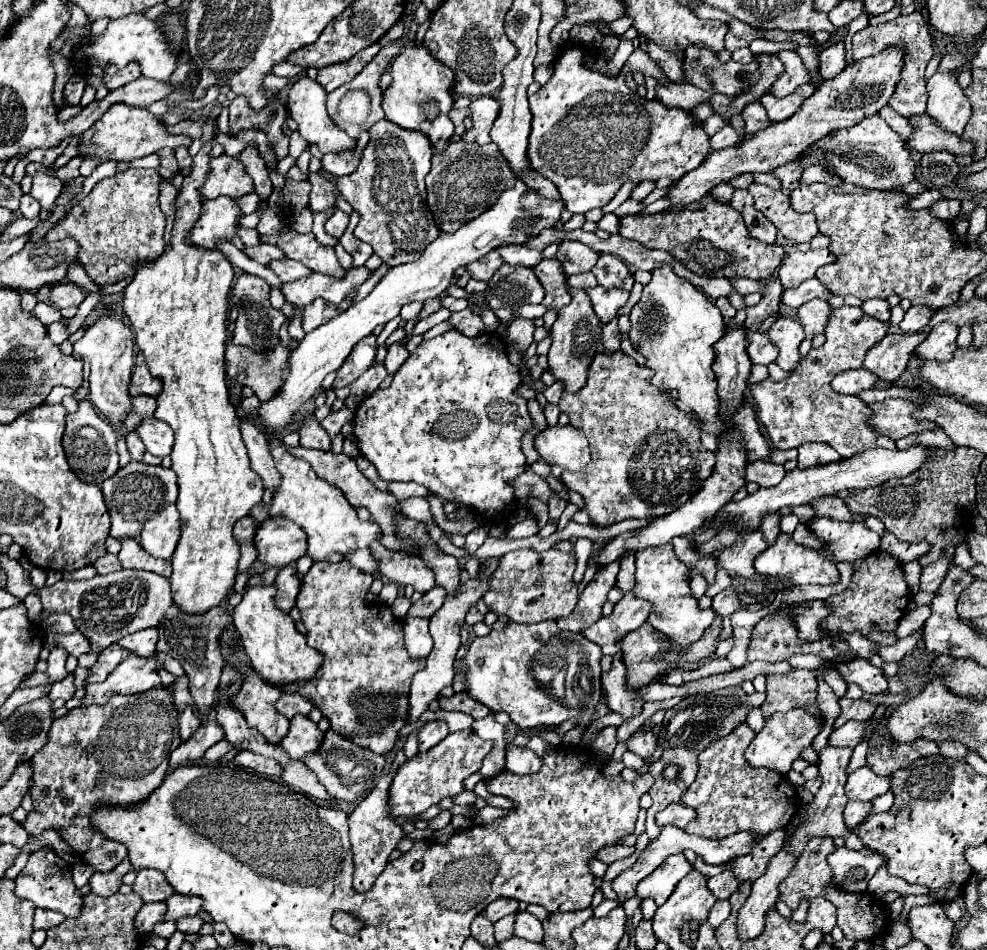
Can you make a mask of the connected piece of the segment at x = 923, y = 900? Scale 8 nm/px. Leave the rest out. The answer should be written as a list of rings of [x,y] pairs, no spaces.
[[[903,896],[903,897],[904,897],[904,906],[901,912],[901,916],[906,923],[909,910],[911,910],[911,908],[915,908],[915,906],[927,906],[927,904],[937,904],[933,896]]]

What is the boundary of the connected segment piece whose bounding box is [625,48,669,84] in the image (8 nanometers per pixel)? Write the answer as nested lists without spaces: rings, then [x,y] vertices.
[[[637,48],[637,50],[631,54],[631,58],[627,60],[625,72],[643,72],[645,76],[657,78],[657,82],[663,82],[663,84],[669,82],[669,80],[663,76],[663,72],[659,70],[659,66],[655,66],[655,62],[649,58],[649,54],[643,52],[641,48]]]

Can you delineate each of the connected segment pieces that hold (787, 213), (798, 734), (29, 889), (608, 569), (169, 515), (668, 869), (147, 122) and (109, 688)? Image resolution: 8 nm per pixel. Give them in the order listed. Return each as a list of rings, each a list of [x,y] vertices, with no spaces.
[[[751,184],[749,194],[755,200],[755,208],[761,210],[791,242],[811,242],[811,238],[819,232],[815,224],[815,214],[795,212],[789,204],[789,196],[785,196],[783,192],[763,184]]]
[[[793,708],[789,712],[779,712],[765,720],[763,730],[755,736],[751,746],[745,752],[745,758],[751,766],[763,766],[769,770],[775,770],[779,774],[787,774],[791,770],[791,764],[799,758],[799,752],[807,748],[807,744],[813,742],[813,738],[821,732],[823,720],[807,716],[803,708]]]
[[[43,848],[39,852],[33,852],[29,862],[25,864],[25,868],[21,870],[21,874],[15,880],[17,884],[15,894],[19,898],[31,900],[37,908],[61,912],[65,918],[77,918],[83,908],[83,896],[79,894],[79,888],[75,886],[69,870],[71,870],[69,864],[63,858],[59,858],[53,852],[53,848]]]
[[[619,560],[601,566],[601,570],[595,574],[595,578],[581,594],[575,612],[571,612],[567,618],[559,618],[557,626],[563,630],[581,632],[589,624],[595,624],[601,618],[601,608],[607,602],[609,590],[615,586],[617,572],[619,572]]]
[[[169,503],[165,508],[149,518],[139,534],[141,546],[157,558],[171,558],[177,542],[181,538],[181,516],[177,512],[176,503]]]
[[[683,854],[669,856],[657,870],[653,870],[643,882],[637,884],[637,896],[653,898],[657,906],[661,906],[667,896],[675,890],[675,884],[691,870],[693,866],[687,862]]]
[[[115,104],[111,106],[103,118],[93,124],[93,128],[89,128],[87,132],[83,132],[79,142],[79,152],[83,158],[87,156],[99,156],[101,160],[117,160],[117,162],[131,162],[135,158],[145,158],[149,154],[155,154],[157,150],[169,146],[169,148],[179,148],[191,146],[191,138],[185,134],[173,136],[165,130],[165,122],[157,116],[153,116],[151,112],[143,110],[143,108],[131,108],[127,104]]]
[[[131,654],[125,658],[105,682],[99,684],[89,684],[87,686],[87,696],[83,698],[85,704],[103,704],[109,696],[113,694],[137,694],[137,692],[147,692],[149,688],[155,688],[161,684],[159,670],[163,664],[155,658],[143,658],[137,654]]]

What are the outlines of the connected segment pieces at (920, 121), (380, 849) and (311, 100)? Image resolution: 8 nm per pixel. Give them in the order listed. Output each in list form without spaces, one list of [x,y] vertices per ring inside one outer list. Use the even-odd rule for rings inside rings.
[[[927,114],[911,116],[909,124],[913,126],[913,132],[907,140],[909,148],[913,148],[921,154],[947,150],[951,154],[971,156],[971,142],[963,142],[957,136],[947,136],[947,132],[939,132],[939,128],[935,128],[935,122]]]
[[[403,752],[397,754],[391,772],[377,782],[377,786],[373,788],[373,792],[367,798],[363,798],[361,804],[355,808],[355,812],[349,816],[349,834],[351,834],[353,868],[355,868],[353,870],[353,888],[355,888],[355,892],[367,892],[375,884],[377,876],[387,866],[389,854],[395,850],[395,846],[399,844],[399,840],[405,836],[403,828],[397,826],[395,820],[389,816],[389,804],[387,804],[387,792],[389,792],[391,774],[395,774],[401,764],[405,764]]]
[[[303,76],[299,78],[291,88],[289,88],[289,114],[291,118],[299,124],[299,134],[309,142],[309,144],[315,144],[319,146],[319,150],[323,154],[327,152],[333,152],[333,154],[341,154],[341,152],[347,152],[347,150],[355,150],[357,146],[357,140],[351,138],[347,132],[343,132],[329,116],[327,112],[327,92],[311,78]]]

